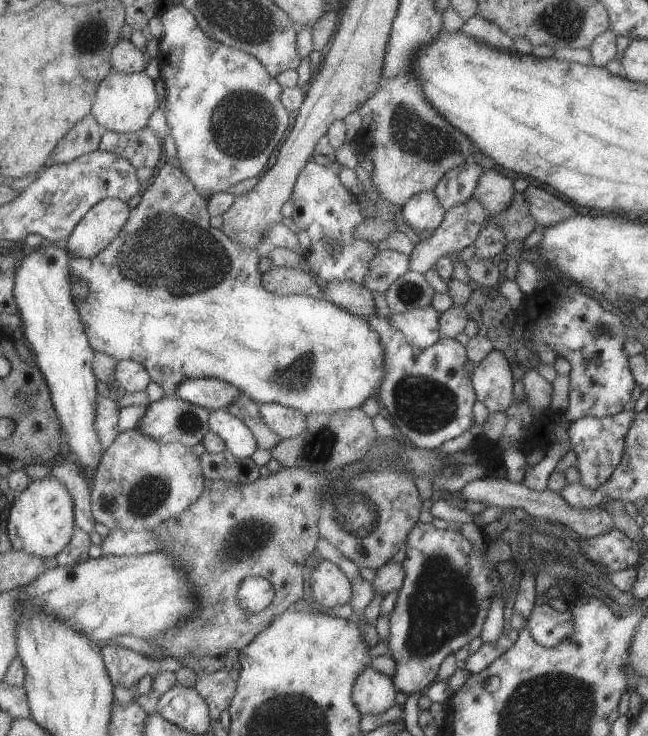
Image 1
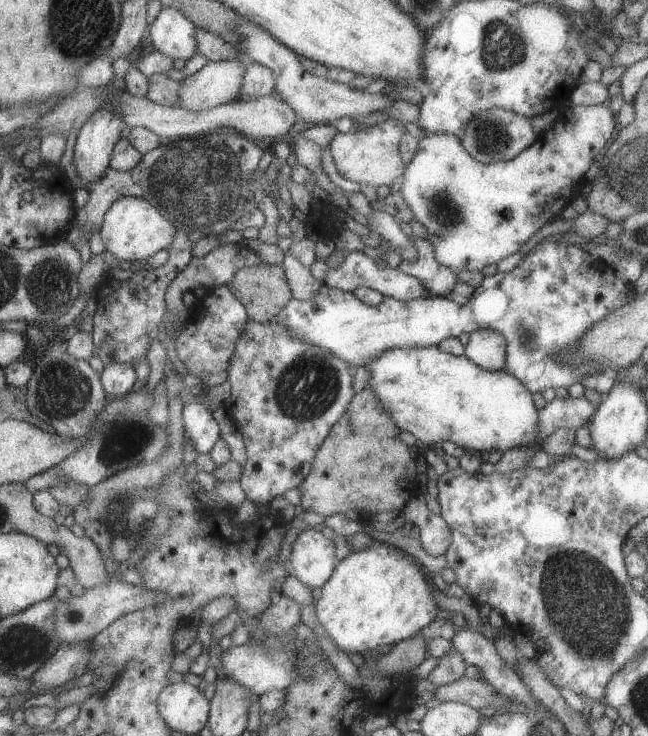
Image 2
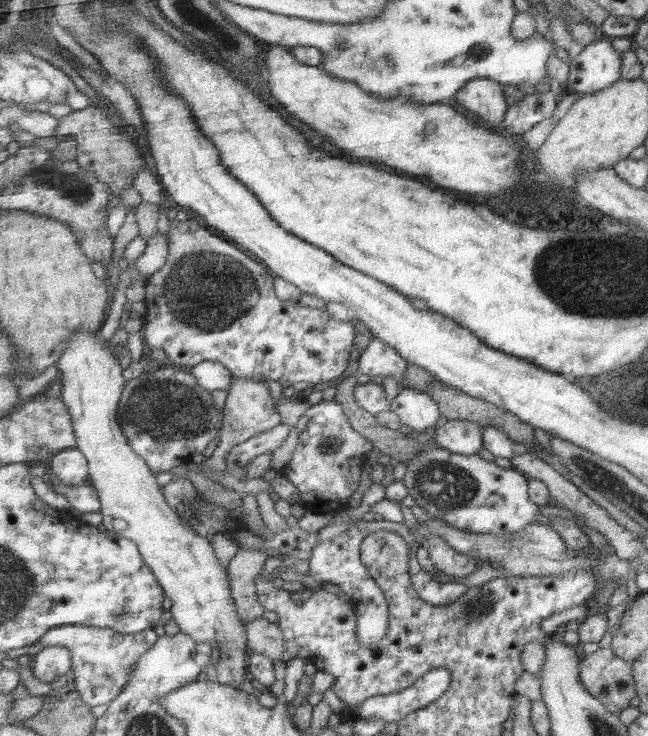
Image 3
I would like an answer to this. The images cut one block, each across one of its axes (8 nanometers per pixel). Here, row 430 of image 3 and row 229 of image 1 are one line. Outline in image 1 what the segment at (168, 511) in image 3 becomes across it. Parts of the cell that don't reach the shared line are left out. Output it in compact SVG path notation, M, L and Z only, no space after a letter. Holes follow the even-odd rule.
M102 200L89 210L64 246L73 257L96 257L120 236L131 214L125 201Z

